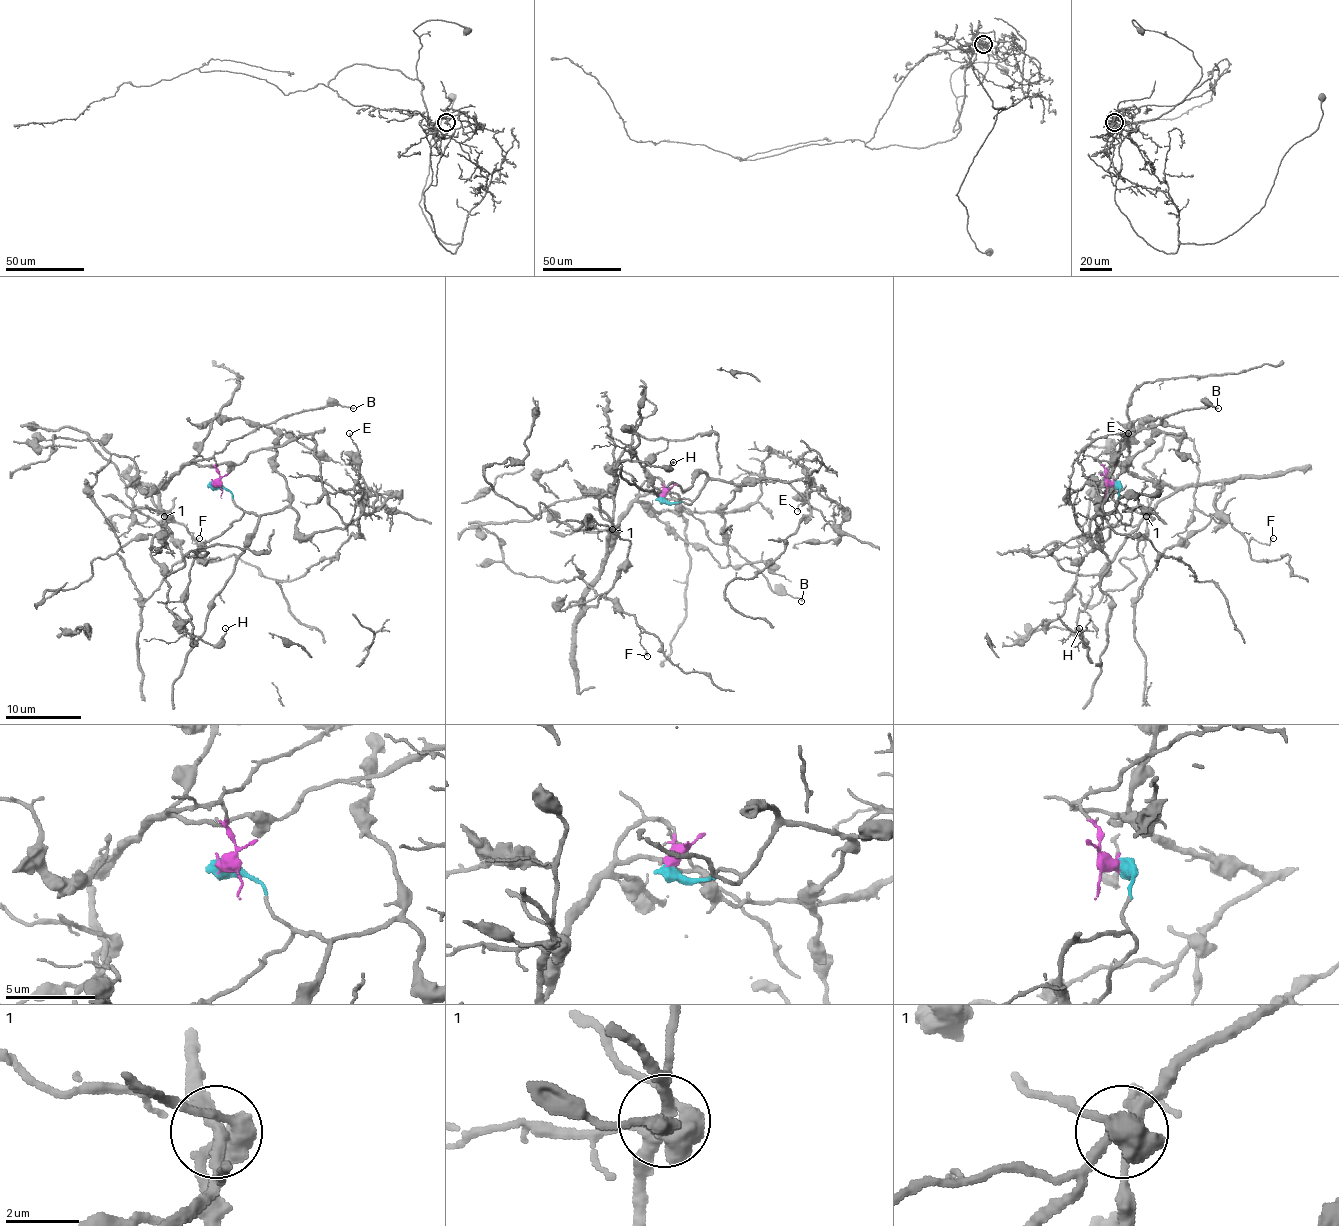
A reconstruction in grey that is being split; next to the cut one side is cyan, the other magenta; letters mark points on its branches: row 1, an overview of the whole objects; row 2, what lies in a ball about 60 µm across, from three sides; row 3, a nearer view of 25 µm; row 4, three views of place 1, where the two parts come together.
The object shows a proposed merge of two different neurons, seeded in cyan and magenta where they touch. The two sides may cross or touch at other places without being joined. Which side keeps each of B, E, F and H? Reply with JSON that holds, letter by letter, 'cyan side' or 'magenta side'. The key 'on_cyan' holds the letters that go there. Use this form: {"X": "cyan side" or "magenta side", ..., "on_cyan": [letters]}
{"B": "magenta side", "E": "cyan side", "F": "magenta side", "H": "magenta side", "on_cyan": ["E"]}

